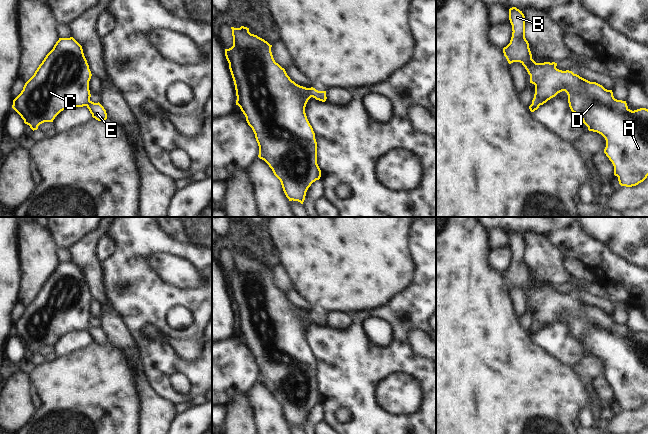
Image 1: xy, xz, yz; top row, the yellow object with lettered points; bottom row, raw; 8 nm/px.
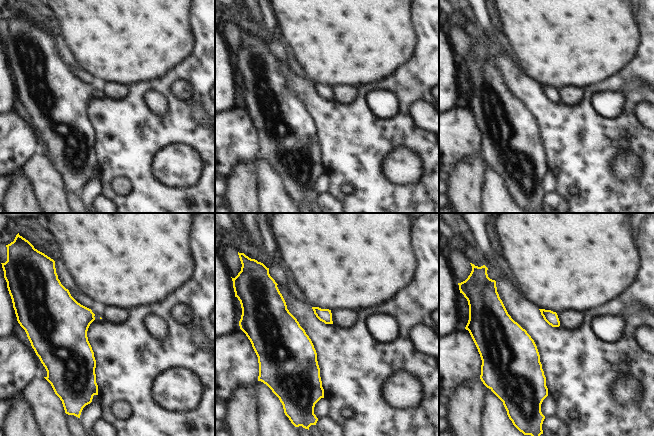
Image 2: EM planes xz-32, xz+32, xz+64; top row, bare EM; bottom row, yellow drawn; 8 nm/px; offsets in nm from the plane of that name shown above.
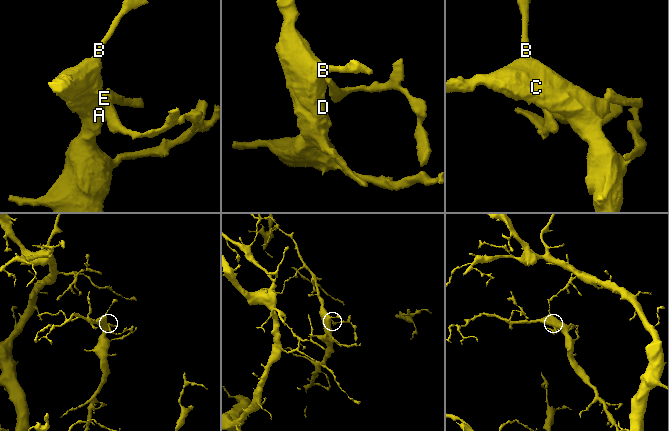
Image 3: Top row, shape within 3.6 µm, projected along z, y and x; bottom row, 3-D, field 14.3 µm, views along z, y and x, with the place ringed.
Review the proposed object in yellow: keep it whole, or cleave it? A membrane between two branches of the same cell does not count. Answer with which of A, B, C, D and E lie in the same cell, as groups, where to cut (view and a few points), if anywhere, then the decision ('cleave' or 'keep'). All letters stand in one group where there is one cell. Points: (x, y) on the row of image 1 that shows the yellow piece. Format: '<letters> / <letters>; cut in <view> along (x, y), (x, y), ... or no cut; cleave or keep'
A B C D E; no cut; keep

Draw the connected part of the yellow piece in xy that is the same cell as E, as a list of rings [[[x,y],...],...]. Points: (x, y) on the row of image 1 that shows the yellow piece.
[[[73,37],[59,38],[13,100],[12,108],[33,131],[72,107],[86,106],[93,118],[104,121],[106,110],[90,100],[91,76],[82,46]]]

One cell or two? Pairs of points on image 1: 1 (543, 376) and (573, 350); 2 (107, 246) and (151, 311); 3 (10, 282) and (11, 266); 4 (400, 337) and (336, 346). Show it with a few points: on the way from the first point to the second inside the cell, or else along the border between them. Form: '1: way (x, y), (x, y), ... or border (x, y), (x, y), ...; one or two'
1: border (541, 347), (572, 368); two
2: border (107, 233), (113, 240), (114, 250), (100, 262); two
3: way (10, 278), (10, 270); one
4: way (385, 351), (352, 351); one

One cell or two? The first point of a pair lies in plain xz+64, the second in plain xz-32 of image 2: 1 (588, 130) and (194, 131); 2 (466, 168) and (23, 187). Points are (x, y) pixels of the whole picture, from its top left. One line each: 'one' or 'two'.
1: one
2: one

